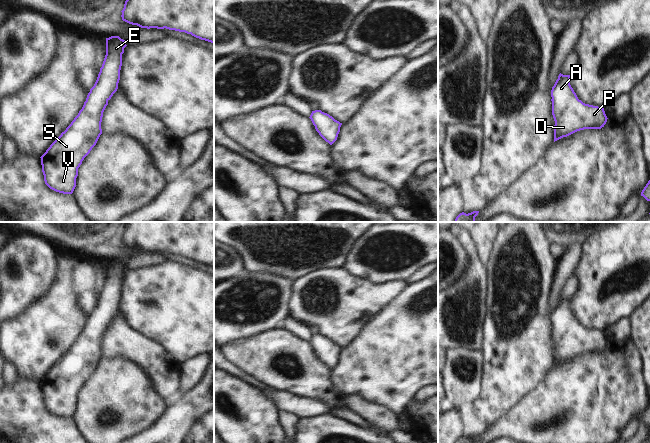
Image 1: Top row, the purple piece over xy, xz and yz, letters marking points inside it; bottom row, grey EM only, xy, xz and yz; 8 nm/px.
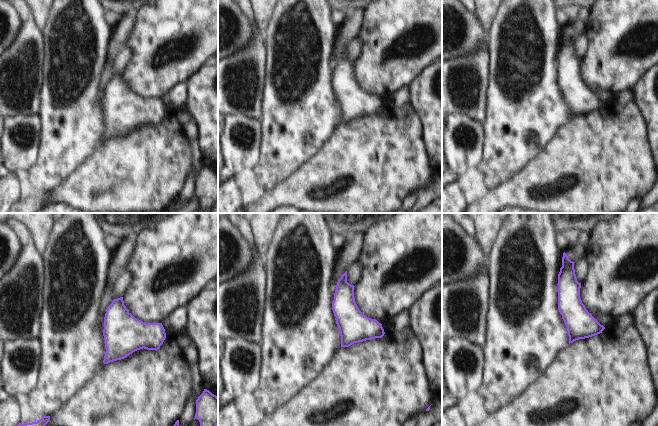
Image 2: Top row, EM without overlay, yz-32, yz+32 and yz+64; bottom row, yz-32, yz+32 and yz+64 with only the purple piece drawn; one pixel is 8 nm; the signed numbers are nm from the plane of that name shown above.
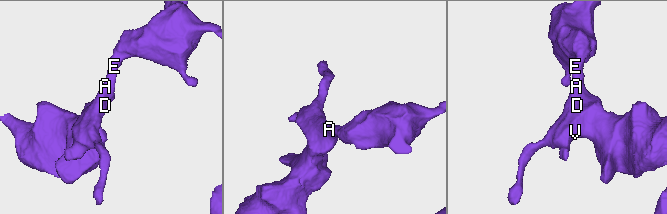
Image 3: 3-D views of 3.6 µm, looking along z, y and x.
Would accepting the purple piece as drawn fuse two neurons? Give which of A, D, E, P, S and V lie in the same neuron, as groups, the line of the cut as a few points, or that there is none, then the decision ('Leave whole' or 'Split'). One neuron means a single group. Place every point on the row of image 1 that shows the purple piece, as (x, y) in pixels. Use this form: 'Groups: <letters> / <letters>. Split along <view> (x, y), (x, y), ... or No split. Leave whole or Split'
Groups: A D E P S V. No split. Leave whole.

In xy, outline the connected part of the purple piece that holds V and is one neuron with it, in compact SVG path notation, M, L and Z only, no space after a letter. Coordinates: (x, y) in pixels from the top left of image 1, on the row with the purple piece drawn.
M119 36L106 38L106 55L102 67L100 68L94 86L87 95L82 109L66 130L61 133L40 157L44 181L50 189L63 194L73 193L76 187L78 168L82 164L84 158L96 145L102 134L101 122L103 112L108 105L108 101L118 89L122 66L122 54L124 53L124 48L126 46L126 41Z

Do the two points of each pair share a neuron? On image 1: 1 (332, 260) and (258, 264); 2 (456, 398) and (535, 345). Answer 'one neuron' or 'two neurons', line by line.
1: one neuron
2: two neurons

